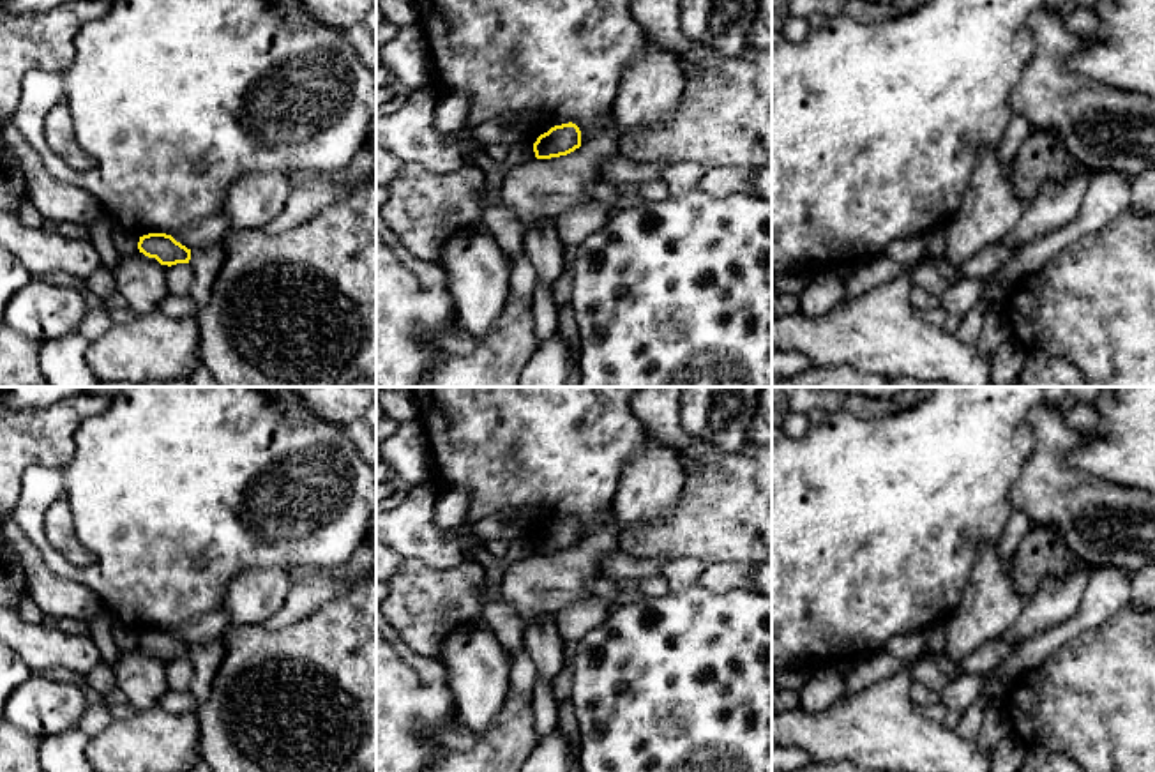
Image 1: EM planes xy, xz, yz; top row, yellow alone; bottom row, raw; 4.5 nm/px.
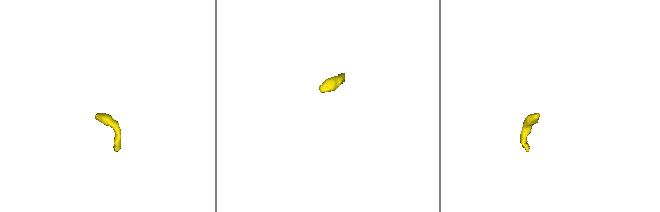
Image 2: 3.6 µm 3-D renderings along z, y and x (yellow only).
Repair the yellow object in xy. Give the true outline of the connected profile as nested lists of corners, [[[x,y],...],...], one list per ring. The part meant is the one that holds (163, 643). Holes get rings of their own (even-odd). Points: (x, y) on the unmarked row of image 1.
[[[148,629],[140,632],[138,645],[145,652],[155,654],[161,661],[168,662],[177,659],[189,659],[191,655],[191,645],[166,629]]]

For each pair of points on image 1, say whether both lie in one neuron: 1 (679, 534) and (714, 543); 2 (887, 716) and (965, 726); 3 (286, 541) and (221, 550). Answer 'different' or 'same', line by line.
1: same
2: different
3: same

